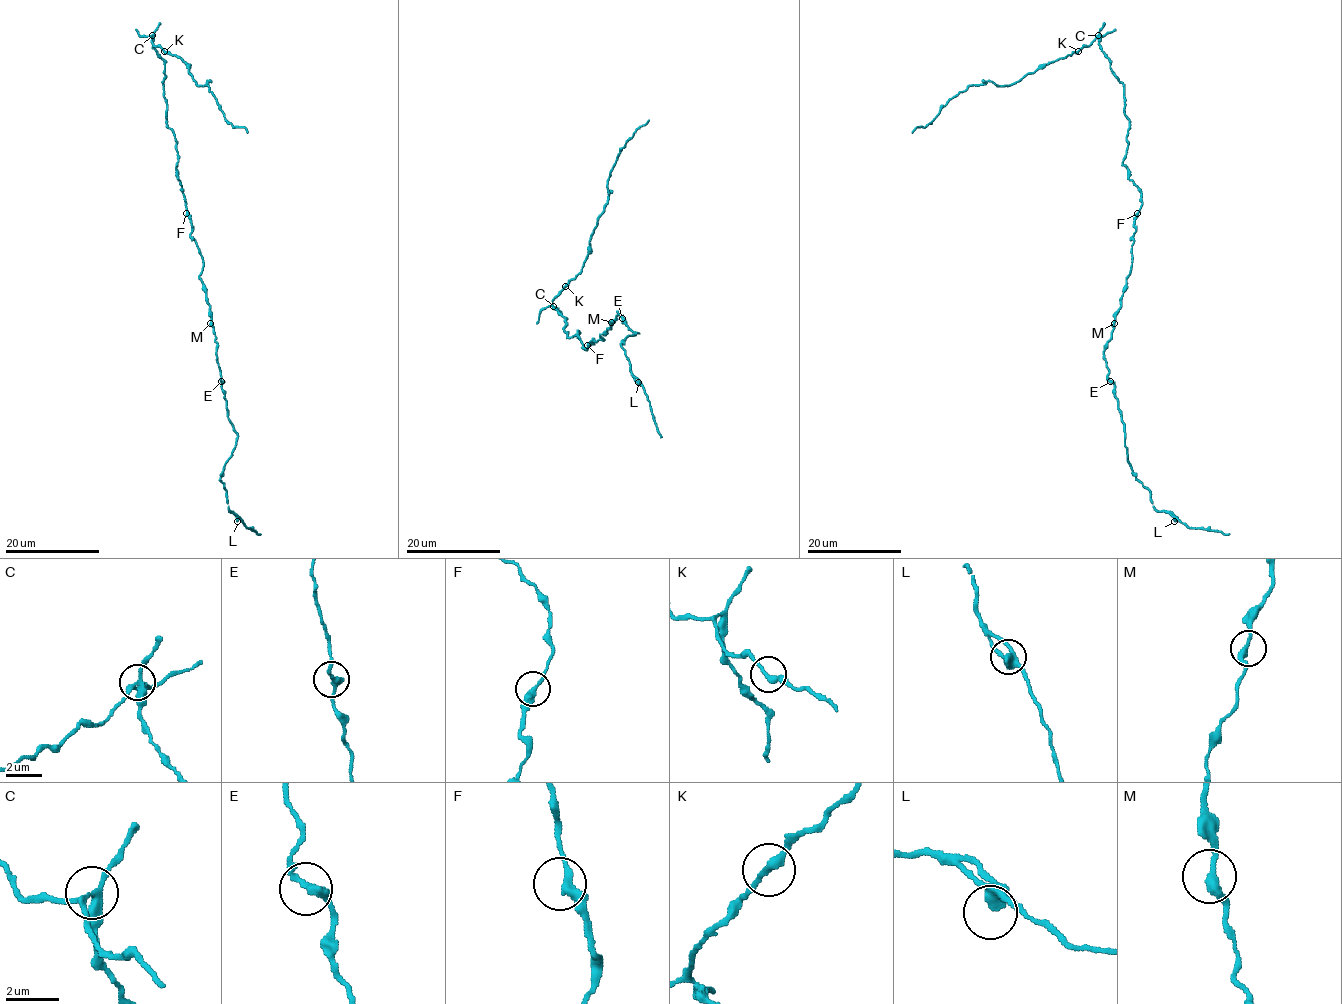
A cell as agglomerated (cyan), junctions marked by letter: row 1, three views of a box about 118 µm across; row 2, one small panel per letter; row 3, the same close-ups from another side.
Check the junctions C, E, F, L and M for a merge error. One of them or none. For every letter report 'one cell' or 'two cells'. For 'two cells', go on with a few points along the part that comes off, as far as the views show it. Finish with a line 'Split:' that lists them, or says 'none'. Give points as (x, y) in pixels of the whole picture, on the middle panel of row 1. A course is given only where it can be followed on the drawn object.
C: two cells; foreign part runs (553, 306), (556, 295), (581, 271), (608, 196), (608, 178), (615, 161), (625, 142), (649, 120)
E: one cell
F: one cell
L: one cell
M: one cell
Split: C

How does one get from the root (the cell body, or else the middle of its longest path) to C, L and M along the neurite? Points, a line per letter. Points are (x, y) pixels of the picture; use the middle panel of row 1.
C: (585, 349), (577, 335), (578, 331), (577, 336), (568, 336), (568, 332), (564, 332), (565, 318), (553, 306)
L: (585, 349), (591, 341), (604, 340), (600, 335), (610, 328), (617, 312), (638, 333), (621, 345), (638, 382)
M: (585, 349), (591, 341), (604, 340), (600, 335), (610, 328), (611, 322)

